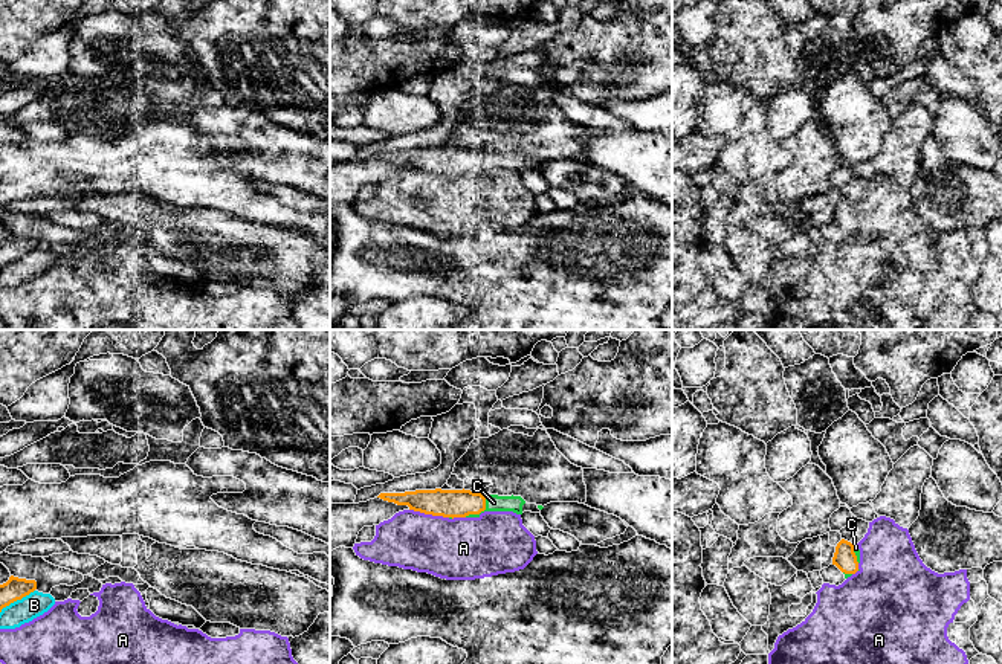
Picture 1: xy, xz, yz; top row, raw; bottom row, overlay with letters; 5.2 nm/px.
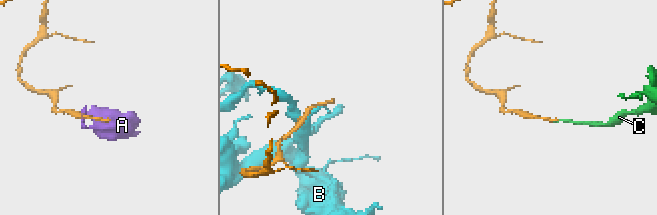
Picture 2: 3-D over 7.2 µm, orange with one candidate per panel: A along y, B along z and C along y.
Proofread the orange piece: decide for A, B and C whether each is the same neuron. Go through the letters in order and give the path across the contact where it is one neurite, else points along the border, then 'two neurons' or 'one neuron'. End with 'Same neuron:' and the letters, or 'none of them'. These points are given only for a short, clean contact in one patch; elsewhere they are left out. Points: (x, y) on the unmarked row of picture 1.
A: two neurons
B: border xy (34, 248), (6, 263), (0, 270); two neurons
C: one neuron
Same neuron: C

